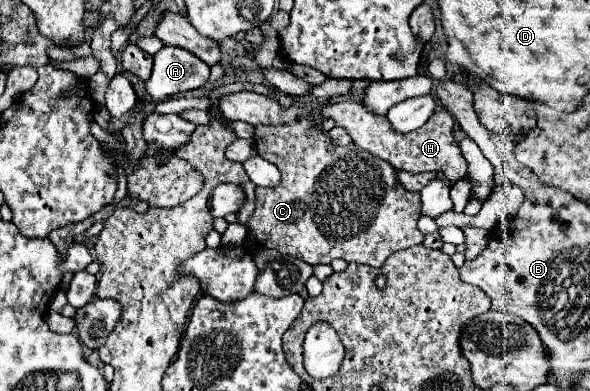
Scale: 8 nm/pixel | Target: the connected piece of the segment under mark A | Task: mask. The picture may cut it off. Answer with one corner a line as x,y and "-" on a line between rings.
163,46
153,56
153,60
155,64
151,78
145,82
145,92
155,102
161,102
179,92
201,88
211,74
211,68
205,66
203,60
183,48

